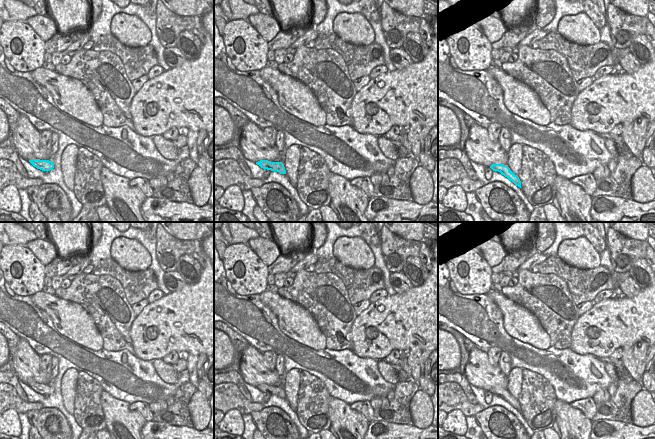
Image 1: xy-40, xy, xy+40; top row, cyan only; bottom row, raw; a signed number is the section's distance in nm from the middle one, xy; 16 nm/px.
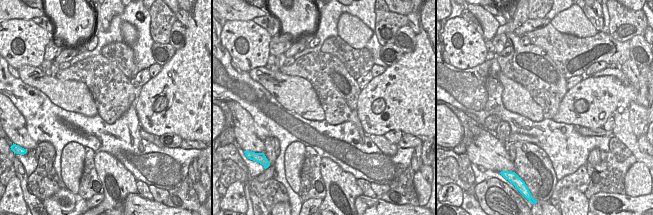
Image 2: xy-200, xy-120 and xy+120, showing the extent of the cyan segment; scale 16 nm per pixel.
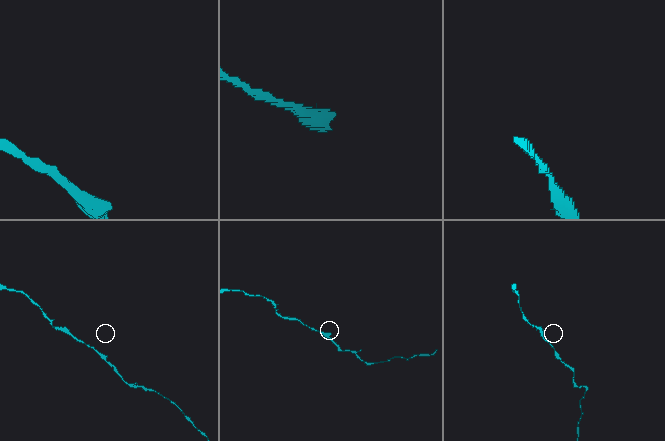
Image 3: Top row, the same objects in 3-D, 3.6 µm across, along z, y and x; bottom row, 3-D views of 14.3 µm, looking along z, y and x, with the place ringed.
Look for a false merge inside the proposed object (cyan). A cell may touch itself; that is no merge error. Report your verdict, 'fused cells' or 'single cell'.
single cell

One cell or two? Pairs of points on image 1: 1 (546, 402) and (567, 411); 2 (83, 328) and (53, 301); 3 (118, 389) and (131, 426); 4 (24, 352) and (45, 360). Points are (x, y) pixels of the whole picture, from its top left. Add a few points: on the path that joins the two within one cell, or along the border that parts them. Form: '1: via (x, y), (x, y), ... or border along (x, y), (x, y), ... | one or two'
1: border along (557, 399), (554, 420) | two
2: via (76, 322), (60, 306) | one
3: border along (103, 389), (129, 404) | two
4: border along (39, 356), (40, 368), (45, 373), (51, 374) | two

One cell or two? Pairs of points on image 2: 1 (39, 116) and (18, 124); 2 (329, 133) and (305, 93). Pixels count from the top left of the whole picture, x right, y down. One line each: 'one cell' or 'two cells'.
1: two cells
2: two cells

